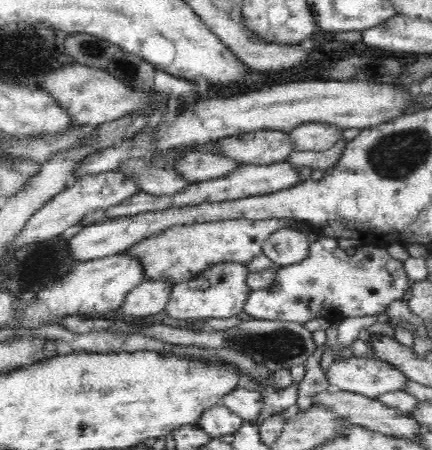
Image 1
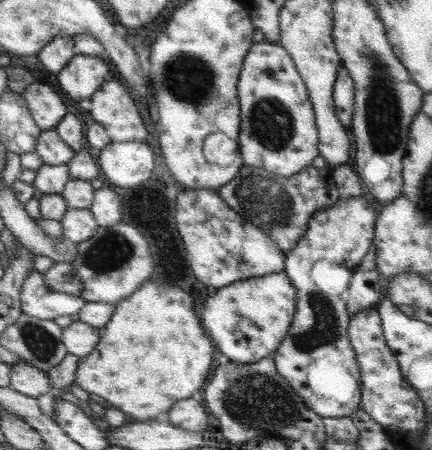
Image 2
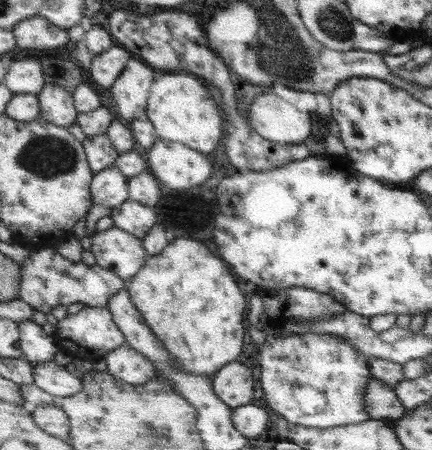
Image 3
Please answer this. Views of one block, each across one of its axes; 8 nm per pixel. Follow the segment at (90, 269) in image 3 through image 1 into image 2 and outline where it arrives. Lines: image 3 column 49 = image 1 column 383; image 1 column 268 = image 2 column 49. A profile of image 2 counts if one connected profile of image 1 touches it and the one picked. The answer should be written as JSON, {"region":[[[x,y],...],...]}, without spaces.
{"region":[[[37,268],[31,272],[31,276],[25,280],[25,286],[23,286],[23,312],[29,314],[29,316],[35,316],[35,318],[41,318],[45,322],[53,322],[55,318],[59,316],[71,316],[71,314],[77,314],[81,308],[85,306],[85,300],[83,298],[73,298],[65,292],[55,292],[47,286],[45,282],[45,274],[37,272]]]}

